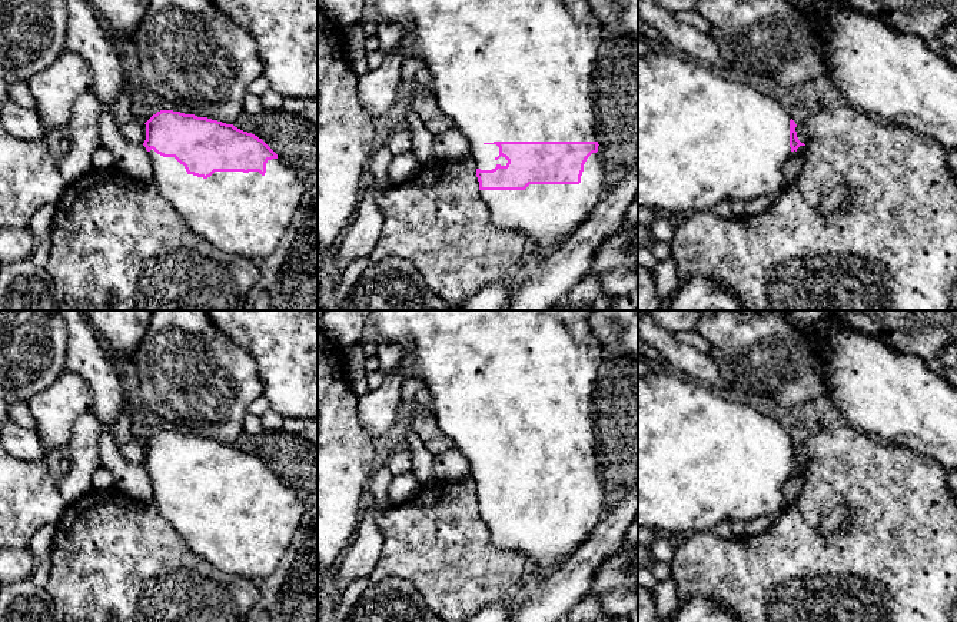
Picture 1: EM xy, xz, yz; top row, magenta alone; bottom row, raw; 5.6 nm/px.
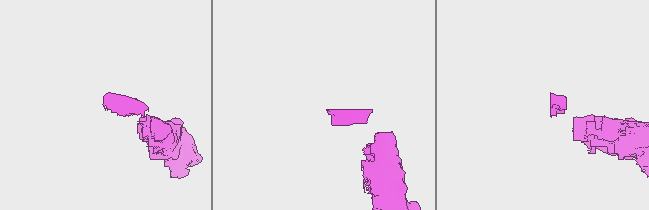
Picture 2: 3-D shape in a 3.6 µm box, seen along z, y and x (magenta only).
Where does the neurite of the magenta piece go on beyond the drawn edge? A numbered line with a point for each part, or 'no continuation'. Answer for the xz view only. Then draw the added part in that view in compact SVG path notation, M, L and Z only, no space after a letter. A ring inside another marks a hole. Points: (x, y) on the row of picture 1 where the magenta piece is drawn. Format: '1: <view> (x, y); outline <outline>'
1: xz (504, 70); outline M368 0L375 4L382 21L402 27L401 51L408 57L416 57L431 71L432 90L438 107L452 120L471 143L471 157L476 169L492 170L498 164L506 166L508 160L499 154L496 142L598 142L595 132L595 96L594 74L595 60L604 40L604 27L591 11L589 0Z

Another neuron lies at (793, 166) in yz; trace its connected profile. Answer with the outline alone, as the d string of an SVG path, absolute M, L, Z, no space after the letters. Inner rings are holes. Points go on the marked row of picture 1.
M800 146L797 149L797 152L785 163L785 166L782 169L782 176L788 183L791 183L797 177L797 174L804 163L804 157L805 157L805 147Z

